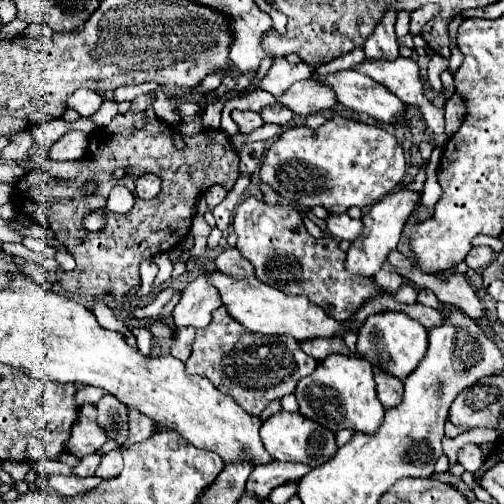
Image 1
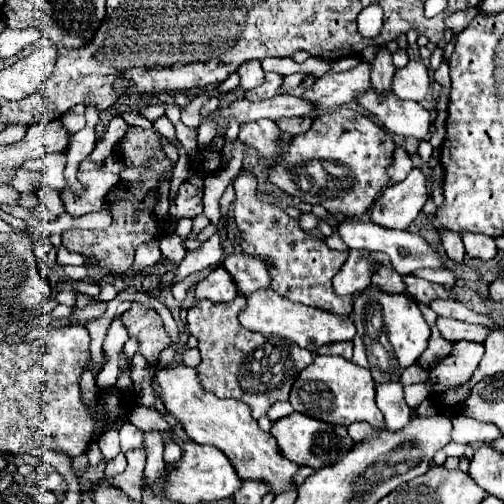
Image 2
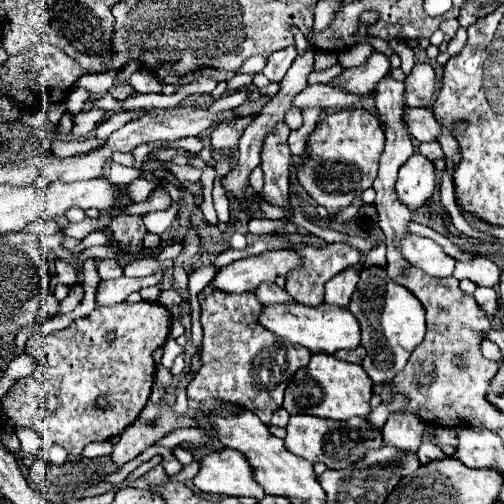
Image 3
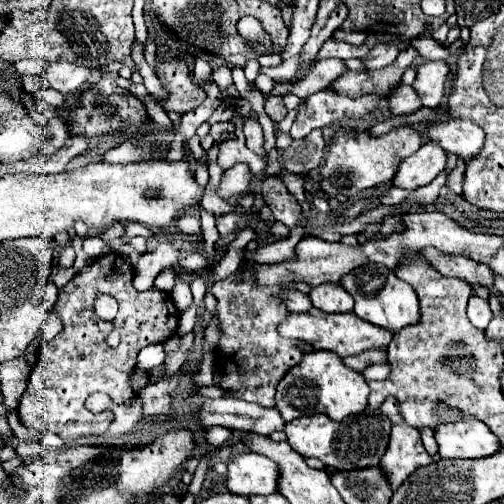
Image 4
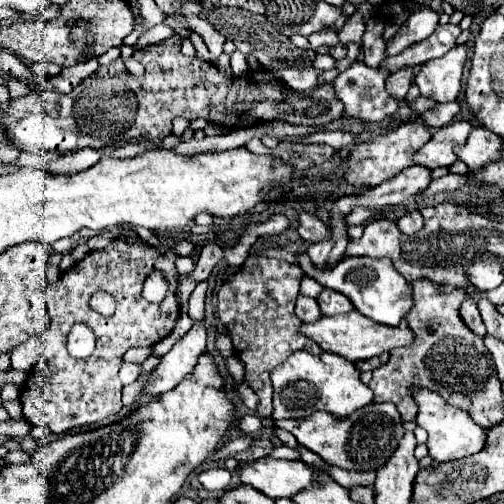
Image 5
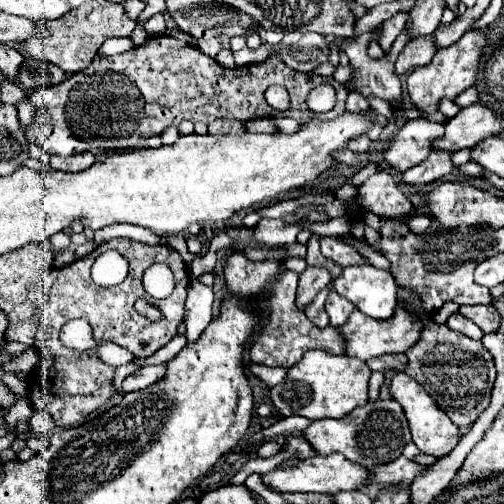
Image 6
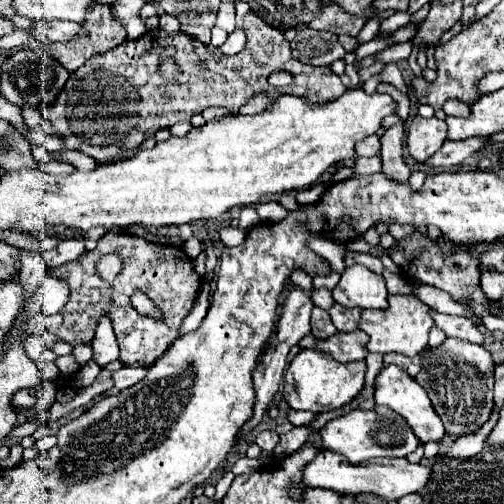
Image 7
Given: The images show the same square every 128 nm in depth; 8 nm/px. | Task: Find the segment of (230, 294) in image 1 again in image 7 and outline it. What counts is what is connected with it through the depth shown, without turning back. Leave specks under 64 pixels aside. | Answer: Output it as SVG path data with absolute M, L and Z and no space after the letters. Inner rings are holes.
M394 294L388 298L386 310L362 310L360 330L364 330L370 336L370 352L400 352L406 356L416 356L428 346L428 332L434 326L434 320L430 316L432 312L434 310L428 304L424 304L418 296Z

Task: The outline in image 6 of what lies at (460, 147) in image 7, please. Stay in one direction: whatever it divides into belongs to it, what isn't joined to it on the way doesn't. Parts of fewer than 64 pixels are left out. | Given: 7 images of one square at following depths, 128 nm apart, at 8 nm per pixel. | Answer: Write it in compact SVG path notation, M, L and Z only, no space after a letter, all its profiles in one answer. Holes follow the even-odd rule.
M432 150L430 156L424 162L420 162L414 168L404 172L402 182L408 182L408 184L428 184L428 182L434 182L434 180L456 180L452 175L452 170L454 170L452 154L454 152L448 152L448 150Z

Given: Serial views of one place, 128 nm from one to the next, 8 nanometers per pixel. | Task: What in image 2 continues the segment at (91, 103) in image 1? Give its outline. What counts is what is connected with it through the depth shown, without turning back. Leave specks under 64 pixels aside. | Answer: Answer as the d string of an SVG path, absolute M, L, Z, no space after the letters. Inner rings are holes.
M86 106L86 128L82 128L80 132L72 134L70 138L70 144L68 144L68 152L66 152L66 166L64 170L64 176L66 177L66 190L70 190L74 196L82 196L86 190L84 186L78 182L78 164L94 150L94 144L96 144L96 124L100 120L100 116L94 112L92 106Z

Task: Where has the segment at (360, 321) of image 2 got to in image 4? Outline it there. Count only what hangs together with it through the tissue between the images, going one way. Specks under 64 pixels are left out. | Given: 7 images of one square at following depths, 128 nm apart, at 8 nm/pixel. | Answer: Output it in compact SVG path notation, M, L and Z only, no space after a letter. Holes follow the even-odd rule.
M364 264L360 268L354 268L352 272L348 272L348 276L340 278L340 286L344 286L348 294L354 298L356 316L392 332L400 332L400 328L414 324L420 316L418 296L414 288L408 282L400 280L390 268L384 268L380 264ZM376 364L376 366L370 366L368 370L364 370L362 372L362 376L364 376L364 380L384 380L386 376L388 376L388 364Z

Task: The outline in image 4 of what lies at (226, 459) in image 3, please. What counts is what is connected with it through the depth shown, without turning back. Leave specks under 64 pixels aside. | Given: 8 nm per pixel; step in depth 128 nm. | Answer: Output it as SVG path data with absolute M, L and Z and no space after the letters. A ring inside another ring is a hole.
M238 454L228 460L226 486L234 494L278 494L280 468L274 460L262 454Z

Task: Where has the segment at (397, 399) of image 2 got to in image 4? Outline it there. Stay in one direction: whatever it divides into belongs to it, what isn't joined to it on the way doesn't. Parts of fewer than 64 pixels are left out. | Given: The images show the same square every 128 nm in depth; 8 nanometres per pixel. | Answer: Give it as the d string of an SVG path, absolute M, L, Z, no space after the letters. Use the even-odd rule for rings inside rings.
M408 424L392 426L388 452L384 454L384 460L380 460L380 470L386 474L392 492L396 492L416 468L430 462L432 458L422 446L418 428L412 428Z

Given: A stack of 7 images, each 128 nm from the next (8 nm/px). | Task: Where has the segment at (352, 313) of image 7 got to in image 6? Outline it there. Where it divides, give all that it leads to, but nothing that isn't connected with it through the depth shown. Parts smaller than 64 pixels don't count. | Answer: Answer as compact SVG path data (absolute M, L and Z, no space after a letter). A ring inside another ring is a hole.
M330 292L328 294L326 312L330 316L330 324L332 326L342 326L348 320L348 316L352 314L352 310L354 310L354 304L352 302L340 298L336 292Z

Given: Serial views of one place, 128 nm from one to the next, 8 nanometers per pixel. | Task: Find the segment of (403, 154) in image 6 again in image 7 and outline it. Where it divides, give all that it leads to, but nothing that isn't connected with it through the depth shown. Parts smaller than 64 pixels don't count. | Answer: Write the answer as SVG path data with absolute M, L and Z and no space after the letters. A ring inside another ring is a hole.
M414 116L410 124L408 140L406 140L410 156L420 162L428 160L436 150L440 150L440 146L446 140L446 134L448 134L448 128L444 120Z

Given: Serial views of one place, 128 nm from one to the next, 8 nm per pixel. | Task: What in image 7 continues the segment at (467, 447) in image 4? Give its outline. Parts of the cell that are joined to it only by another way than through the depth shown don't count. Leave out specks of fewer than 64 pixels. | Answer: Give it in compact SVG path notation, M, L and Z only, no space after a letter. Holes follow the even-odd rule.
M390 364L388 368L384 368L378 376L376 376L376 404L378 406L388 406L394 412L398 412L414 430L414 434L420 438L420 442L428 442L428 440L440 440L444 436L444 426L440 416L436 416L428 394L424 392L424 388L412 378L408 376L402 368Z

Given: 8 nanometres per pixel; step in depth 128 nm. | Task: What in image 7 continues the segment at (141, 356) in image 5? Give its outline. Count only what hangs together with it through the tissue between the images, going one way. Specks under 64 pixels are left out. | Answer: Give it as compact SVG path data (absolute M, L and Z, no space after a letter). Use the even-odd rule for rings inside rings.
M102 314L98 328L96 328L96 336L92 340L92 348L94 348L94 360L98 362L98 366L106 366L108 362L118 360L118 342L114 336L114 330L110 326L110 316Z

